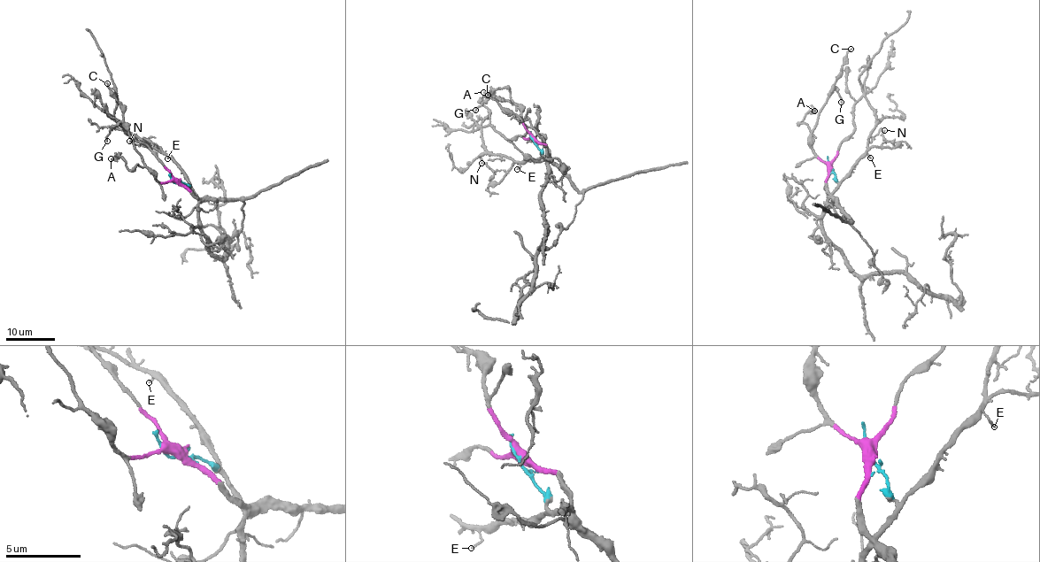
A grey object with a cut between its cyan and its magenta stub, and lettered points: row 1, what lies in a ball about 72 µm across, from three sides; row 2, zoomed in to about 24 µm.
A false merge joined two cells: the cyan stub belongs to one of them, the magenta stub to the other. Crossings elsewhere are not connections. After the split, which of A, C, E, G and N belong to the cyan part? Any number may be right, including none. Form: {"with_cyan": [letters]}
{"with_cyan": ["E", "N"]}

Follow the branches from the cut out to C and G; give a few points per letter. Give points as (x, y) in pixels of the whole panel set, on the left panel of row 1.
C: (174, 181), (163, 184), (157, 180), (155, 173), (145, 165), (128, 133), (120, 103), (106, 83)
G: (174, 181), (162, 183), (155, 178), (155, 173), (149, 168), (121, 122), (110, 130), (106, 141)

